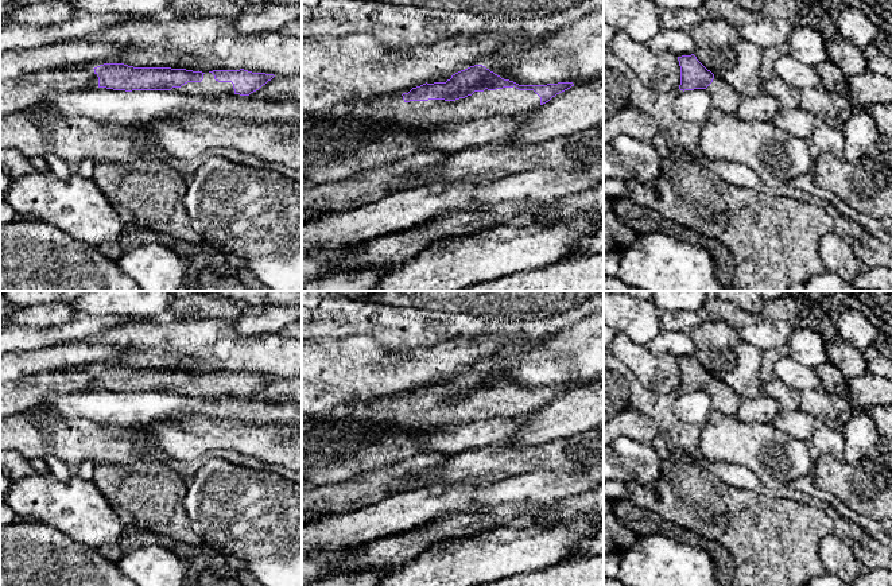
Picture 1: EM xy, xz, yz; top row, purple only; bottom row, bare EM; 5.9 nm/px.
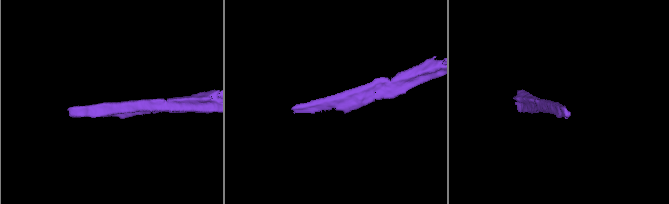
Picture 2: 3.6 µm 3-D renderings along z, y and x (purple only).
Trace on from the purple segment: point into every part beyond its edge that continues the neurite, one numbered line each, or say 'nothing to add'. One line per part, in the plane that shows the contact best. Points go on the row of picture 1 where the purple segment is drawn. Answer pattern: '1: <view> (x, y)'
1: xz (391, 112)

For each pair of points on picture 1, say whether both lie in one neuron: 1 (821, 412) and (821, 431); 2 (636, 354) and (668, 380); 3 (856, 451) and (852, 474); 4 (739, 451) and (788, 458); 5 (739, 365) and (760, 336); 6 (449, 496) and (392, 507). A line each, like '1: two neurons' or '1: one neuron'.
1: two neurons
2: one neuron
3: two neurons
4: one neuron
5: two neurons
6: one neuron

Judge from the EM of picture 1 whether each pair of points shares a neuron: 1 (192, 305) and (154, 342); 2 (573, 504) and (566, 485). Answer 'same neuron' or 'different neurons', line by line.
1: different neurons
2: different neurons

